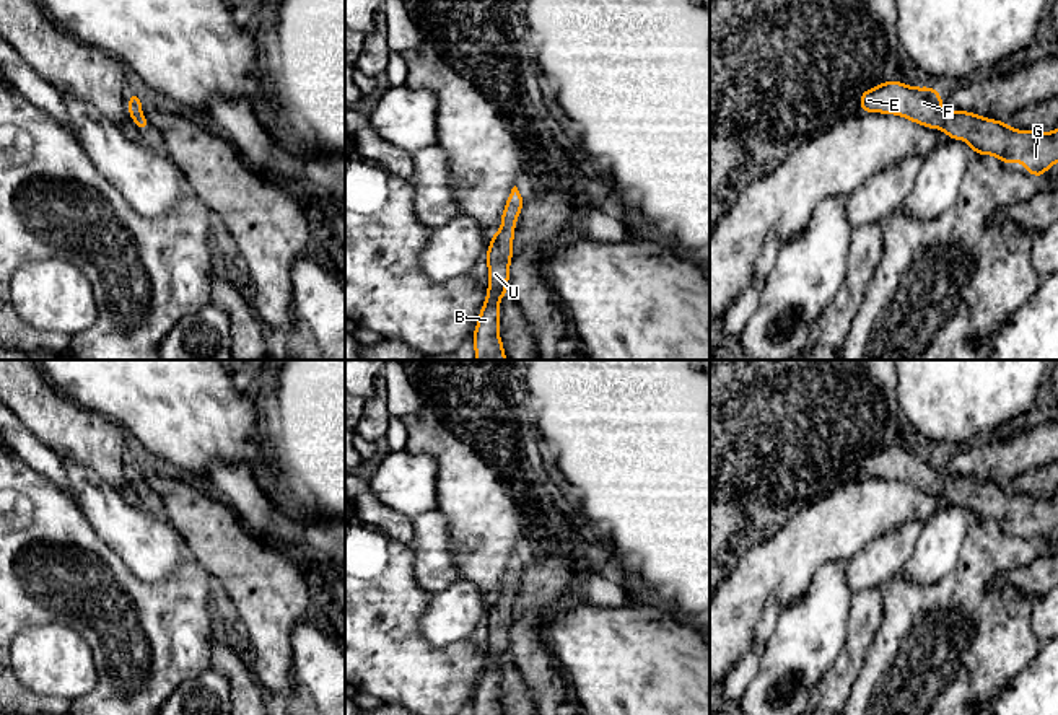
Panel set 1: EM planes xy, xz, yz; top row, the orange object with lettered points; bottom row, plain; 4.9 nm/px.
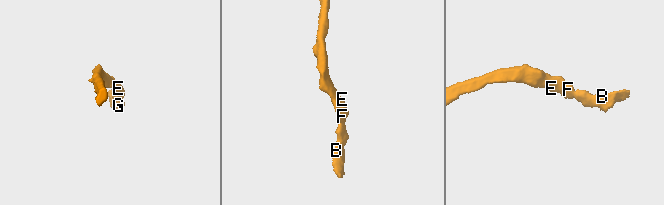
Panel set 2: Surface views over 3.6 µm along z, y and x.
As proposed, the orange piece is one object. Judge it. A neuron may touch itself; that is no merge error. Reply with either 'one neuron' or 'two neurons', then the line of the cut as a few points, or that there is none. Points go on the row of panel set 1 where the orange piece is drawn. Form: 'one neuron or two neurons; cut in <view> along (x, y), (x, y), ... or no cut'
one neuron; no cut

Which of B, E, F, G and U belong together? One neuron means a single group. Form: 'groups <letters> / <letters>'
groups B E F G U

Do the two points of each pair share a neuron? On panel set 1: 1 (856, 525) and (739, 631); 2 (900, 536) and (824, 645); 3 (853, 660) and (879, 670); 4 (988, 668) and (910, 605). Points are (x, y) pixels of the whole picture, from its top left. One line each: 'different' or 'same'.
1: same
2: same
3: different
4: same

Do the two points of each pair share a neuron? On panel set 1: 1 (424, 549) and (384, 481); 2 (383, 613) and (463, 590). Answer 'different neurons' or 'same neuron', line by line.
1: same neuron
2: different neurons

